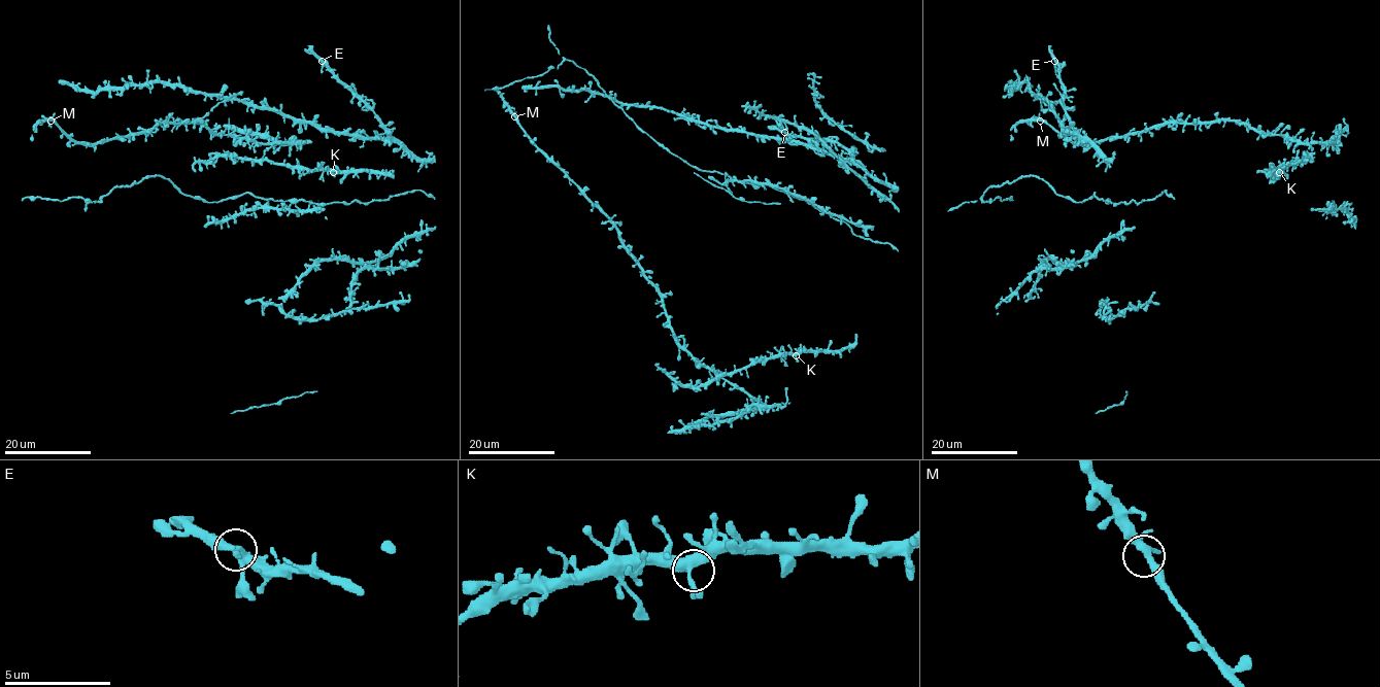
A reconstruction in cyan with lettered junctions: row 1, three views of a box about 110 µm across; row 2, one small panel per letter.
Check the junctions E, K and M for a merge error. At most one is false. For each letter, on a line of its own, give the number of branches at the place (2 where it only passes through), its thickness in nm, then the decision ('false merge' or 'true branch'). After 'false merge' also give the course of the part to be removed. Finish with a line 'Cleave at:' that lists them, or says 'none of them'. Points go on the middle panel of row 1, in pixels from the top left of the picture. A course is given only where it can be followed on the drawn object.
E: 4 branches meet; 340 nm thick; true branch
K: 4 branches meet; 400 nm thick; true branch
M: 4 branches meet; 340 nm thick; true branch
Cleave at: none of them

